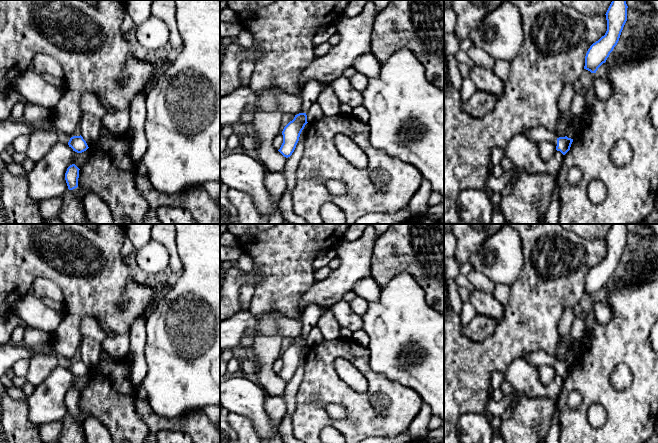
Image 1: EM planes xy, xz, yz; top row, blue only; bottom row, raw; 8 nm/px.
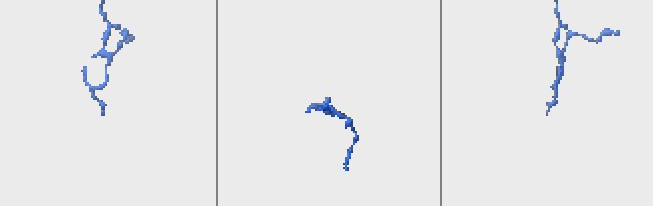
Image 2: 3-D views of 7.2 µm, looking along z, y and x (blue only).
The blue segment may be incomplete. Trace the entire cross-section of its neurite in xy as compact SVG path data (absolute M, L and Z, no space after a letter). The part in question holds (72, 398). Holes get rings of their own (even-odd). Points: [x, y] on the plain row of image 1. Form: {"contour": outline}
{"contour": "M72 388L67 392L65 397L68 413L75 419L79 419L80 417L80 412L78 411L79 394L80 393L75 388Z"}

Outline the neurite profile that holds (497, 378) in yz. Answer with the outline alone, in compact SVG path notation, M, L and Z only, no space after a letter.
M494 371L491 376L491 389L500 390L501 385L504 381L504 375L501 372Z

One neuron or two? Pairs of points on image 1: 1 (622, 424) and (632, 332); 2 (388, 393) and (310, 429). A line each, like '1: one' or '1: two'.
1: one
2: one

